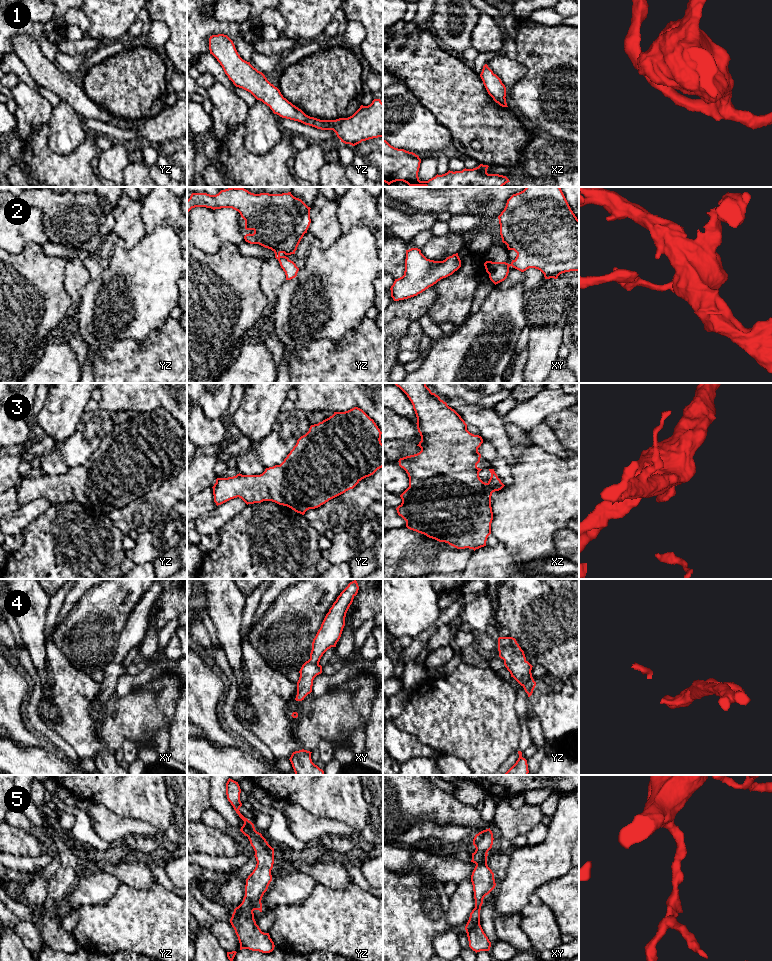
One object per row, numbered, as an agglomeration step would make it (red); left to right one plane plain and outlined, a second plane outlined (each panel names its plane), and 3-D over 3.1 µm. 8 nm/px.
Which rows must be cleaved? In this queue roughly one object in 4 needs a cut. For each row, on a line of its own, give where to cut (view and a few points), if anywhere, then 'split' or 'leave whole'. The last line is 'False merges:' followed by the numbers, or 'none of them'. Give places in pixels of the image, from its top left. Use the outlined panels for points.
1: no cut; leave whole
2: no cut; leave whole
3: no cut; leave whole
4: no cut; leave whole
5: no cut; leave whole
False merges: none of them

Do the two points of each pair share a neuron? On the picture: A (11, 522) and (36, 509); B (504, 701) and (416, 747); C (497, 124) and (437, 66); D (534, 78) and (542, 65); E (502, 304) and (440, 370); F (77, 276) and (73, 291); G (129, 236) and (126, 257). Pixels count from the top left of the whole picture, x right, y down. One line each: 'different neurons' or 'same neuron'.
A: same neuron
B: different neurons
C: same neuron
D: same neuron
E: same neuron
F: same neuron
G: different neurons

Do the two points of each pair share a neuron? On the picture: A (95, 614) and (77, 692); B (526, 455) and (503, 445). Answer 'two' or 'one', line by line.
A: two
B: two

